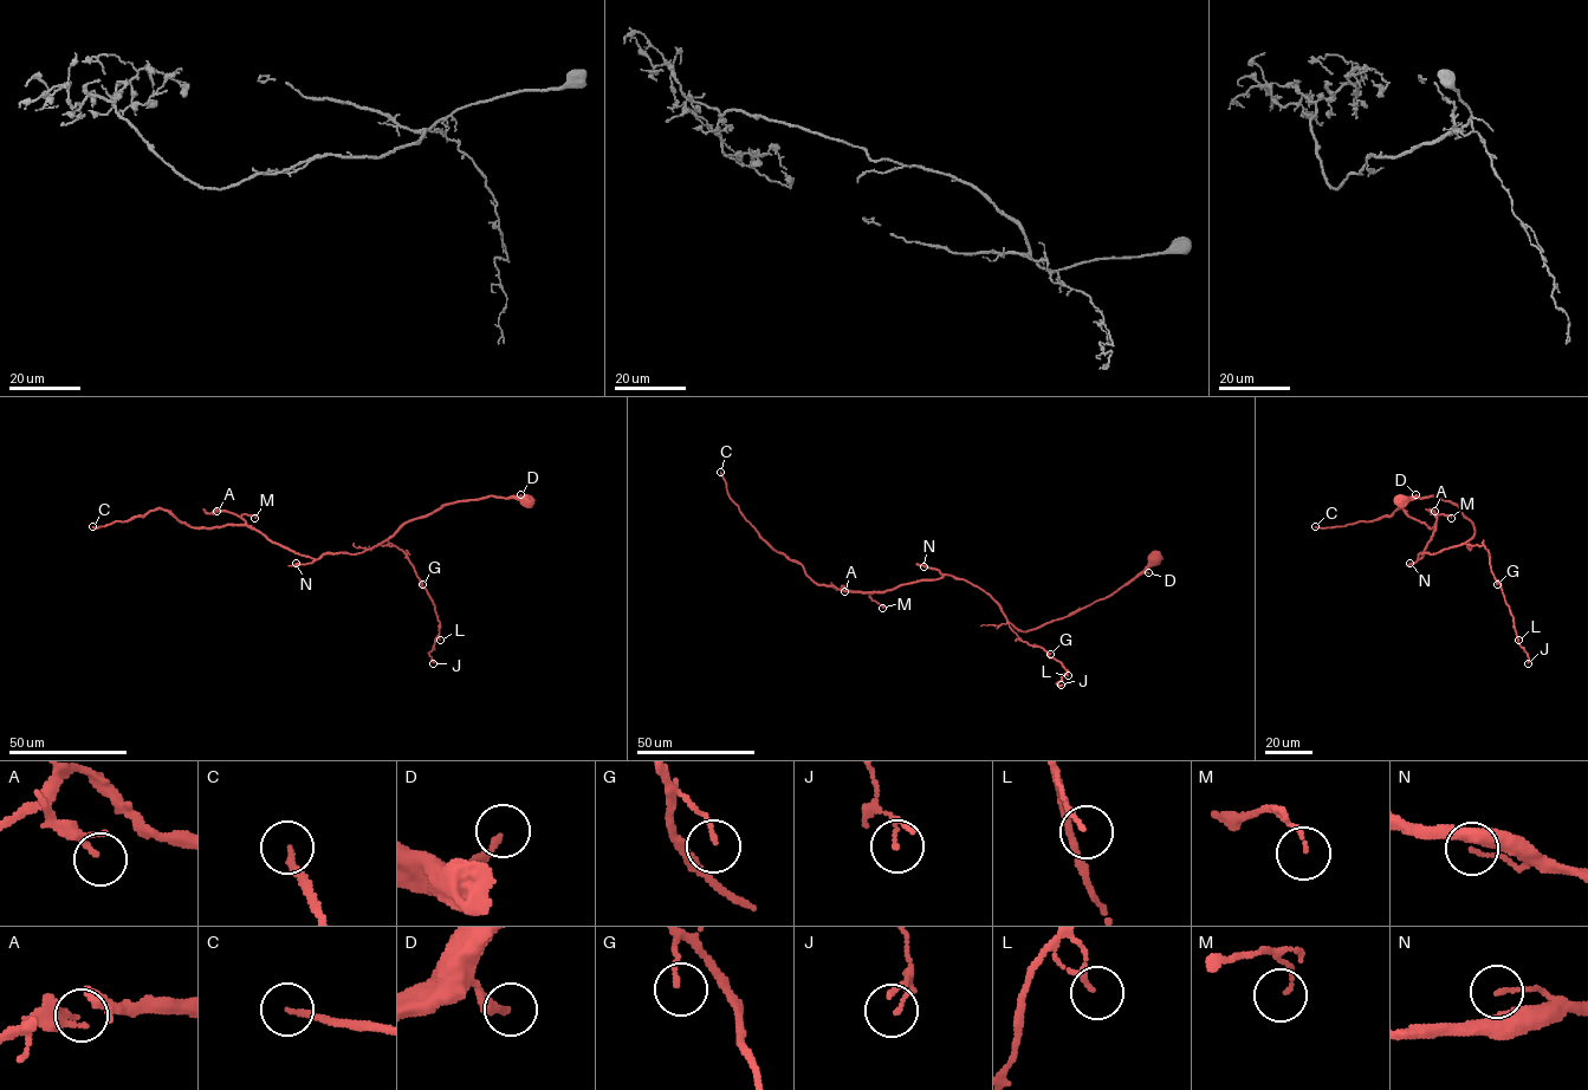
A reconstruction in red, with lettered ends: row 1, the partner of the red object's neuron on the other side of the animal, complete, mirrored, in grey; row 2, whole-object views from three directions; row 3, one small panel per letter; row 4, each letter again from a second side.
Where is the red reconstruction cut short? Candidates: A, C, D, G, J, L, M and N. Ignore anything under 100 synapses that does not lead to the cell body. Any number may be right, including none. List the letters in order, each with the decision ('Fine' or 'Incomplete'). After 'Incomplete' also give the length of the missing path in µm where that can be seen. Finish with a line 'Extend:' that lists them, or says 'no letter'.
A: Fine
C: Fine
D: Fine
G: Fine
J: Fine
L: Fine
M: Fine
N: Fine
Extend: no letter

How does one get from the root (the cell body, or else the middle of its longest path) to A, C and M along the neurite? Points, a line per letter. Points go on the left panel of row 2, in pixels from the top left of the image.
A: (525, 500), (488, 495), (446, 504), (406, 523), (378, 545), (316, 559), (271, 542), (235, 514), (216, 511)
C: (525, 500), (446, 504), (378, 545), (316, 559), (246, 525), (190, 527), (161, 508), (92, 526)
M: (525, 500), (488, 495), (446, 504), (406, 523), (378, 545), (316, 559), (271, 542), (241, 514), (254, 518)

